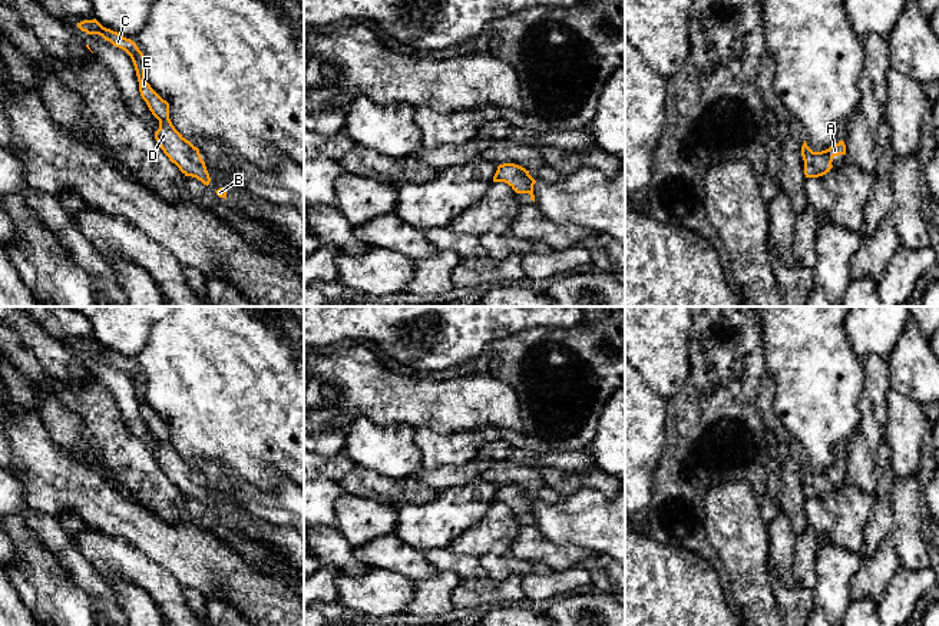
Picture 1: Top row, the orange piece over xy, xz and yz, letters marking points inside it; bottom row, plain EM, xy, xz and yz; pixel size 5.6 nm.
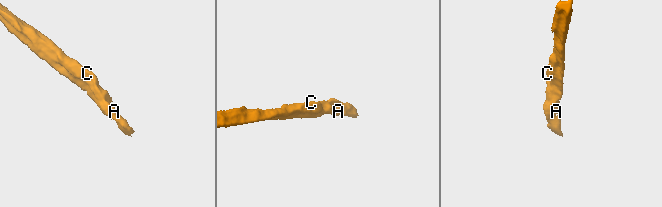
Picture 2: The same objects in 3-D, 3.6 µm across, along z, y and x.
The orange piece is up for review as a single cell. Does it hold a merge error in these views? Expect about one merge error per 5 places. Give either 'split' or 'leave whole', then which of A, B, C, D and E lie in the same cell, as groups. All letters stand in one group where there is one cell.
leave whole; A B C D E

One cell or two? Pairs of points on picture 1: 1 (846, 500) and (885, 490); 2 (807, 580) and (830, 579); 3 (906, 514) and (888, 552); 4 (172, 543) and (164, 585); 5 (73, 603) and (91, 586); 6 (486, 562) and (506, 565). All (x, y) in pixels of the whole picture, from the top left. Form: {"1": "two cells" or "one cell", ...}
{"1": "two cells", "2": "two cells", "3": "two cells", "4": "two cells", "5": "two cells", "6": "one cell"}

